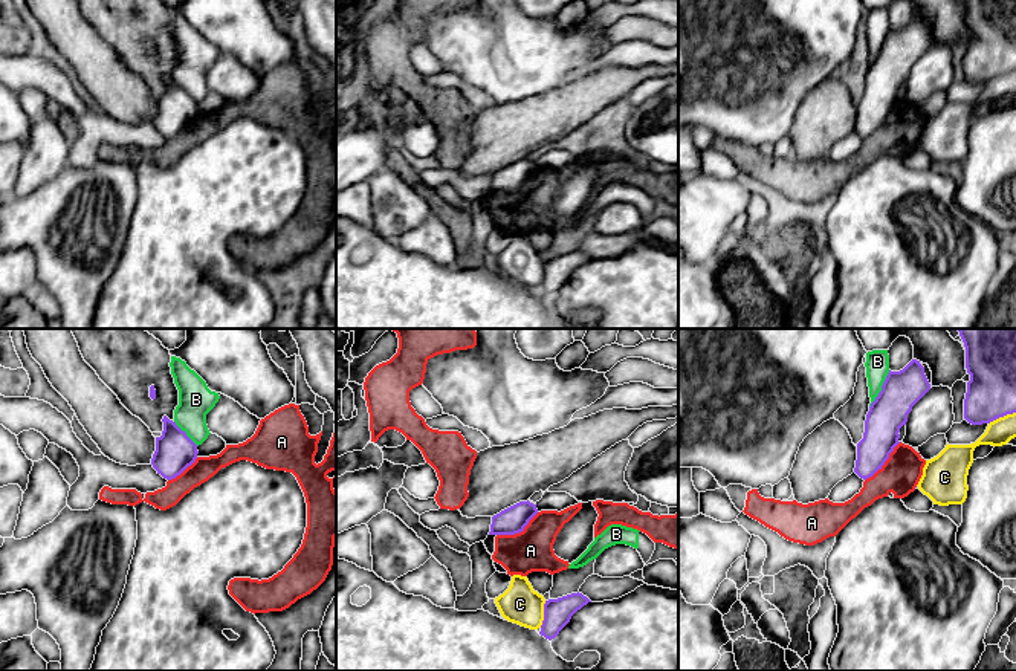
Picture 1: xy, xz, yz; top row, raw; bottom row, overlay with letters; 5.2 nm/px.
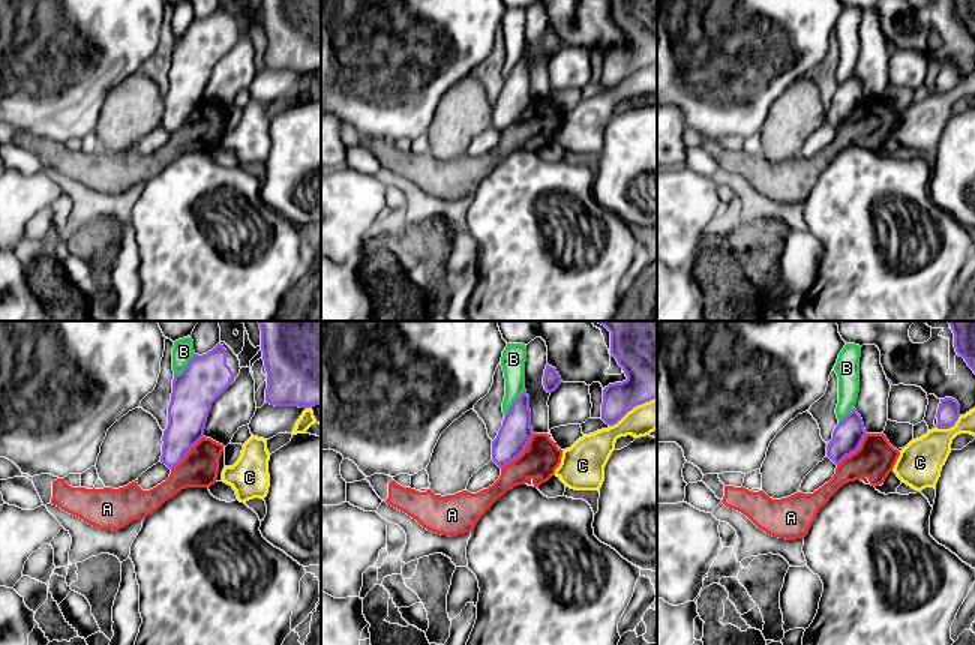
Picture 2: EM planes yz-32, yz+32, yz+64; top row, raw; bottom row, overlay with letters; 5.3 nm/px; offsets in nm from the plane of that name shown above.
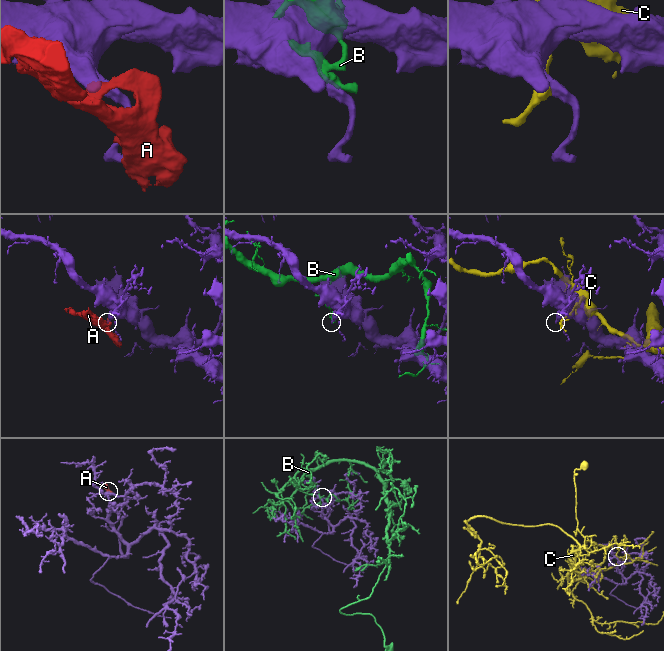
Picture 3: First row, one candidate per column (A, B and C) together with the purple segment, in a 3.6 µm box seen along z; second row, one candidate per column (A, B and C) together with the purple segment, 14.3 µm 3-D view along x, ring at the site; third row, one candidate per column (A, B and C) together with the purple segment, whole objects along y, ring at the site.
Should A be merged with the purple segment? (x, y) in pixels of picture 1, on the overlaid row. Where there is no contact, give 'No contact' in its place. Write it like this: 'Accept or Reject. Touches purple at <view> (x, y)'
Reject. Touches purple at xz (518, 532)

